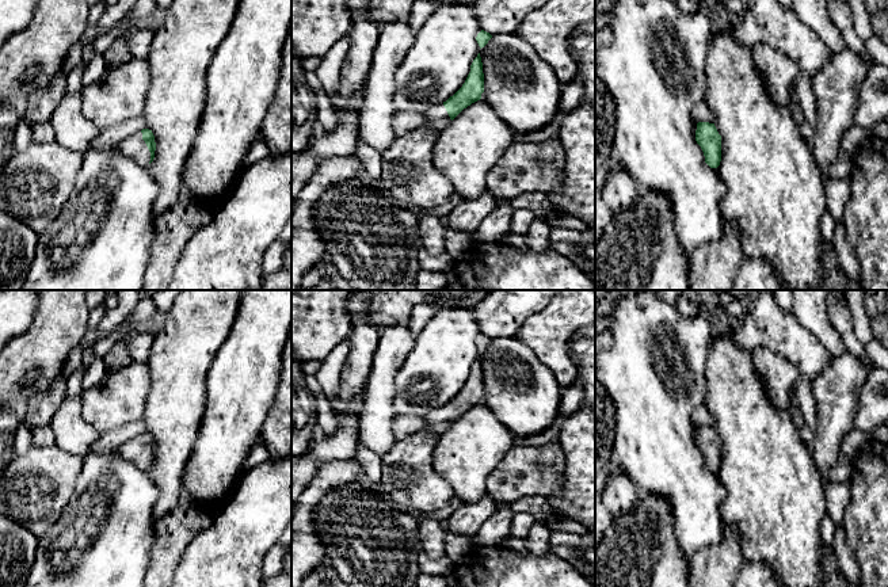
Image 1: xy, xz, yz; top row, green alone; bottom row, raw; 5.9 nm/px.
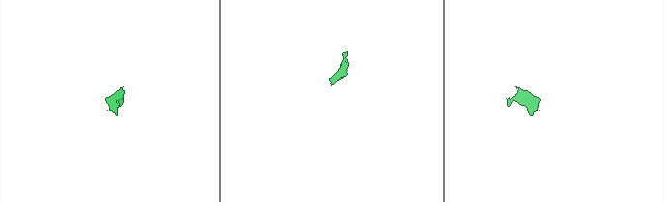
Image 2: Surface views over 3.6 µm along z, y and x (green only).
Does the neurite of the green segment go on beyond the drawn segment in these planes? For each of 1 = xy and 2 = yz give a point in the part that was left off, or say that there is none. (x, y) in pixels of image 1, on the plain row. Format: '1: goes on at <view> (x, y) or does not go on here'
1: goes on at xy (134, 450)
2: does not go on here

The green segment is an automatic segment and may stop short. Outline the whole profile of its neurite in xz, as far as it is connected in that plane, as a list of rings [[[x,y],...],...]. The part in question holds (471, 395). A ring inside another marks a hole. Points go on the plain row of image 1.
[[[479,357],[462,390],[446,405],[426,415],[424,430],[441,437],[464,412],[480,404],[483,396],[484,377]]]

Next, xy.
[[[142,432],[125,442],[118,453],[122,458],[134,462],[138,468],[148,470],[155,462],[156,446],[152,434]]]

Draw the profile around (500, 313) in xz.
[[[491,290],[470,310],[491,339],[517,335],[525,320],[546,308],[557,290]]]

